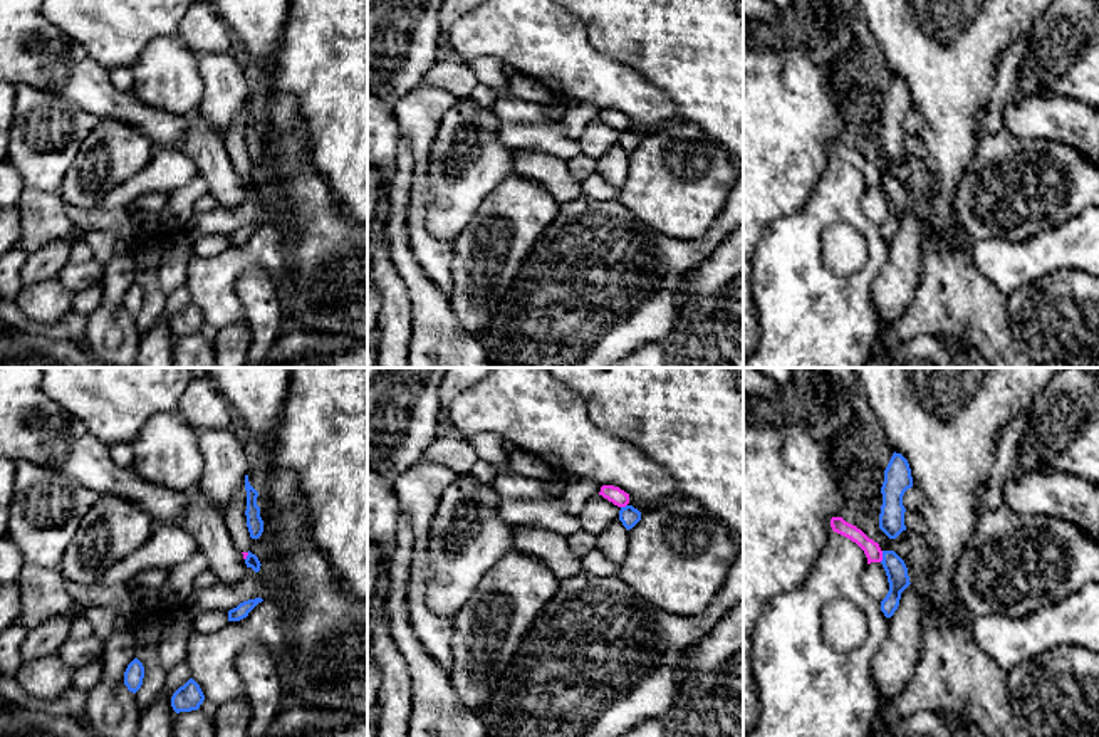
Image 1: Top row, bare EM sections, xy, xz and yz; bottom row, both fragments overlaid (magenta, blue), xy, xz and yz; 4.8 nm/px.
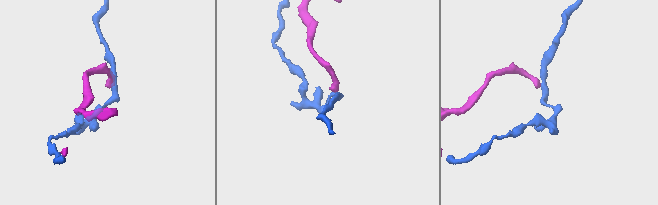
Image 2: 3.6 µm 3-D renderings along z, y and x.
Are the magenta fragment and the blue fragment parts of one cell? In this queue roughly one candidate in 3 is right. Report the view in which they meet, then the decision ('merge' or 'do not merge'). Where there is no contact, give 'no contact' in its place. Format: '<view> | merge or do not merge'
yz | do not merge

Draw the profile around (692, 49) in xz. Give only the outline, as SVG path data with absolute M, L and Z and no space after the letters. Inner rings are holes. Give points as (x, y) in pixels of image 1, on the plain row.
M554 0L555 3L577 13L587 27L587 39L601 54L616 59L641 76L651 84L663 89L675 104L676 118L681 123L698 126L713 141L721 144L738 166L743 166L743 0Z

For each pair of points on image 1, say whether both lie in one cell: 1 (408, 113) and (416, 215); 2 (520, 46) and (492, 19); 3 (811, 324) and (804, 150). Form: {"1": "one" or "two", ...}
{"1": "one", "2": "one", "3": "two"}

